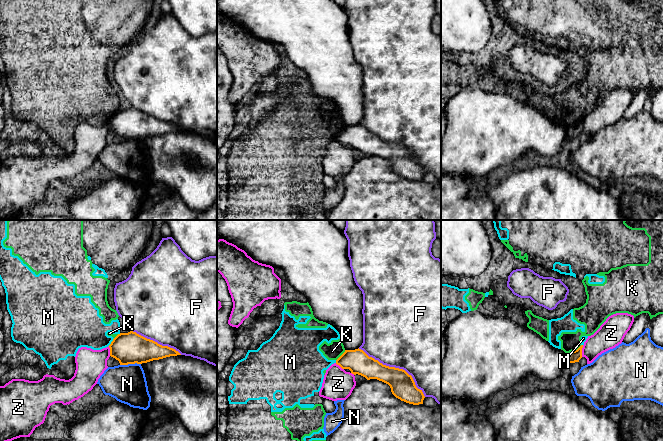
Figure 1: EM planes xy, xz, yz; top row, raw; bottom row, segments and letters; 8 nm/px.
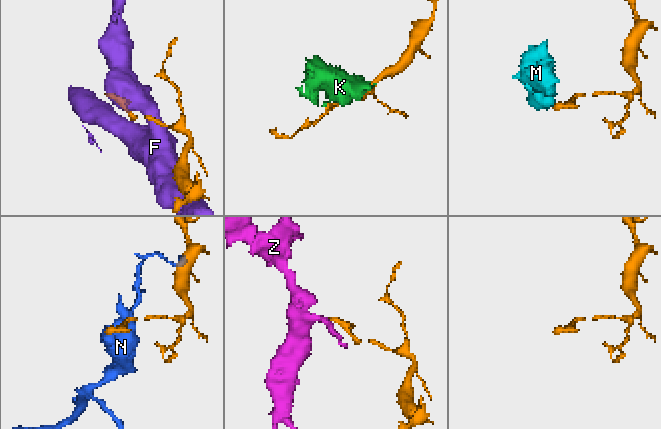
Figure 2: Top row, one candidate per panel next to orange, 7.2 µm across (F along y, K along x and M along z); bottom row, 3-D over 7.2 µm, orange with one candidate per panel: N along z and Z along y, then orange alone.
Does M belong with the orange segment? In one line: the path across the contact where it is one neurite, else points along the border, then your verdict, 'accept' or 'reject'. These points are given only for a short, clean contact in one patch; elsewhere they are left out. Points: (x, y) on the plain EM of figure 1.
border xy (114, 114), (108, 121); reject

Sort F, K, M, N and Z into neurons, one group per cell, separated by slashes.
F / K M / N / Z

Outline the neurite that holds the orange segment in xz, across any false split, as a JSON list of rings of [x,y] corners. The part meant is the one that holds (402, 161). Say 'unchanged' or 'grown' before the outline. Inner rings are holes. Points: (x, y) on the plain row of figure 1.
unchanged | [[[359,124],[345,126],[336,136],[336,140],[367,156],[377,155],[388,160],[392,170],[401,177],[413,181],[423,180],[425,172],[422,166],[416,163],[411,151],[403,145],[383,141]]]

